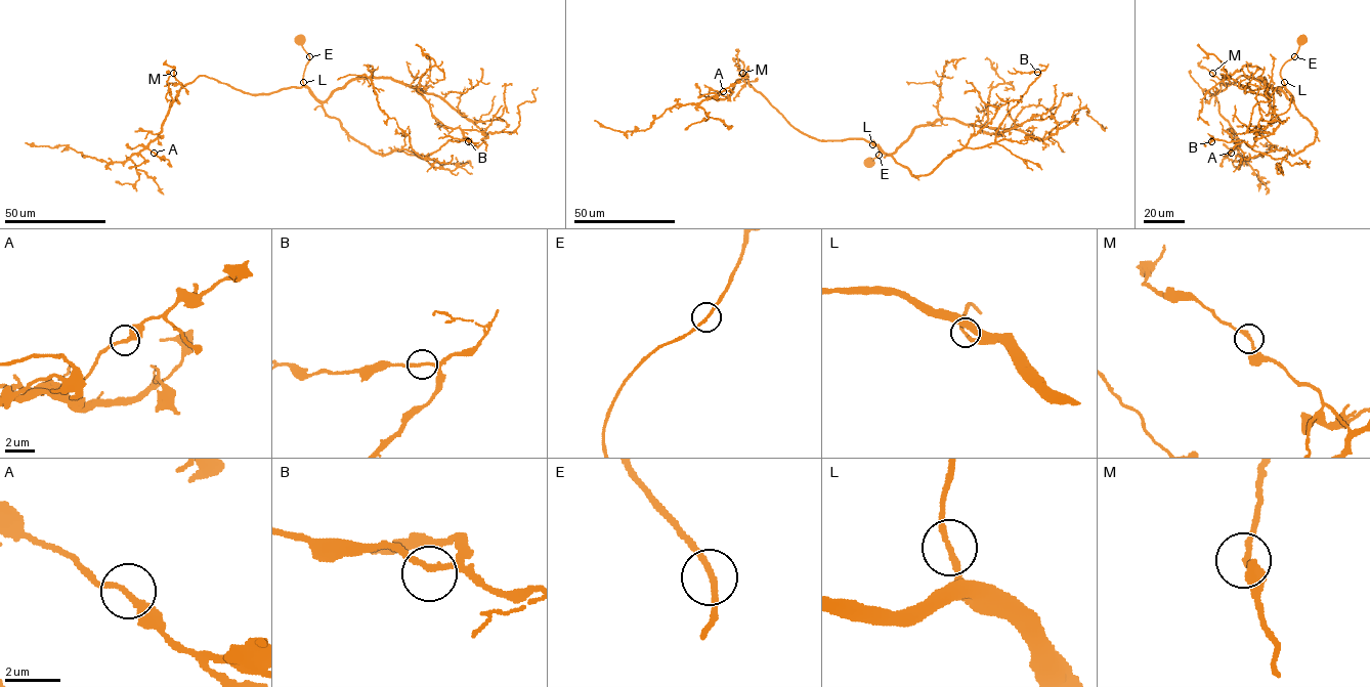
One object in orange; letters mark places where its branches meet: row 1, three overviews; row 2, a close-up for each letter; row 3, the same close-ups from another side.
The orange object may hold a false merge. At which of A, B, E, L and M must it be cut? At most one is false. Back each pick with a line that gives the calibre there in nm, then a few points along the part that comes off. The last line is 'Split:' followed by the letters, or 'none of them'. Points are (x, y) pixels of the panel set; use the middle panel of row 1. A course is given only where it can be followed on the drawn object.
Split: none of them

